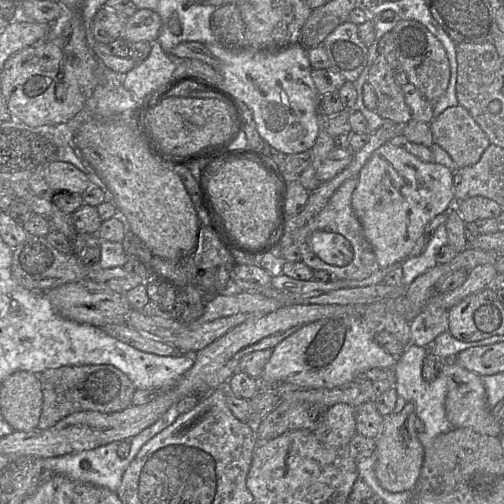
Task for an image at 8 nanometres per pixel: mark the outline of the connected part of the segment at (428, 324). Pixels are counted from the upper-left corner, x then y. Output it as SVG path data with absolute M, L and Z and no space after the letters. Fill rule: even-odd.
M430 304L423 306L420 313L410 322L410 342L418 347L427 347L438 335L448 331L449 311Z

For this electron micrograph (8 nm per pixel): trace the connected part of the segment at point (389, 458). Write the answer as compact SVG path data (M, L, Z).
M407 402L400 413L383 416L383 426L374 439L376 443L375 475L380 486L392 493L412 490L419 478L424 458L424 447L414 426L417 418L415 405Z

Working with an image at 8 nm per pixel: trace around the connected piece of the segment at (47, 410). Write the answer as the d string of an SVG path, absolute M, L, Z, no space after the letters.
M112 365L62 366L48 369L37 375L43 394L38 430L46 430L59 421L78 412L96 411L110 414L123 411L132 405L136 392L129 378Z

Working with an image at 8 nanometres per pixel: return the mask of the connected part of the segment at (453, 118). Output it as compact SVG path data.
M459 104L433 118L430 127L434 143L450 155L458 168L477 163L491 144L472 115Z

